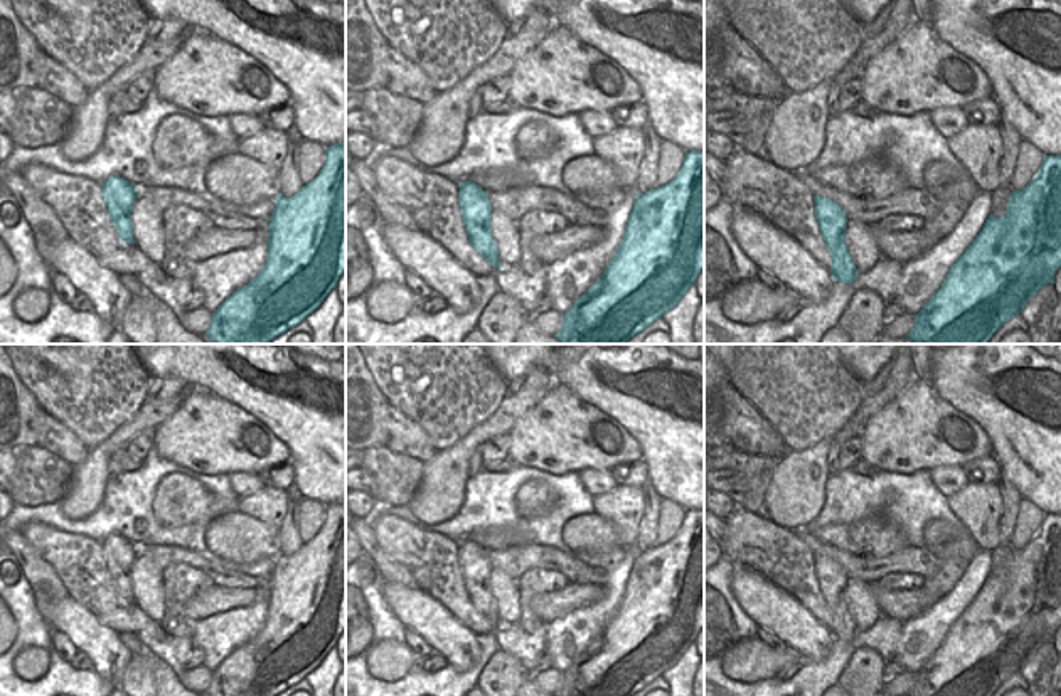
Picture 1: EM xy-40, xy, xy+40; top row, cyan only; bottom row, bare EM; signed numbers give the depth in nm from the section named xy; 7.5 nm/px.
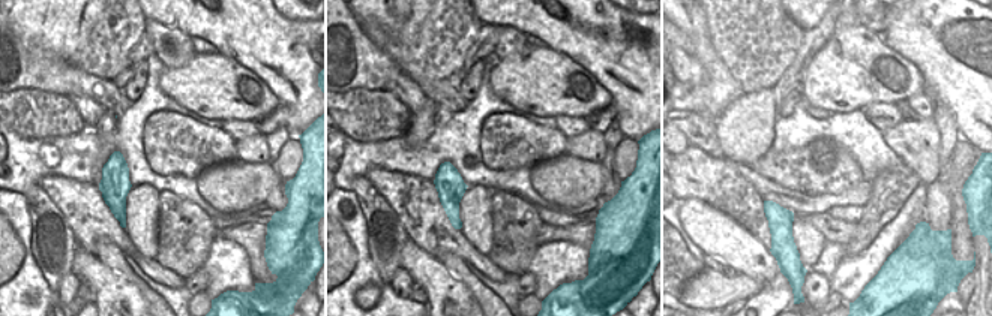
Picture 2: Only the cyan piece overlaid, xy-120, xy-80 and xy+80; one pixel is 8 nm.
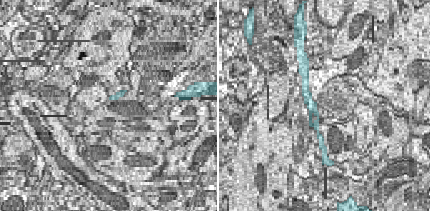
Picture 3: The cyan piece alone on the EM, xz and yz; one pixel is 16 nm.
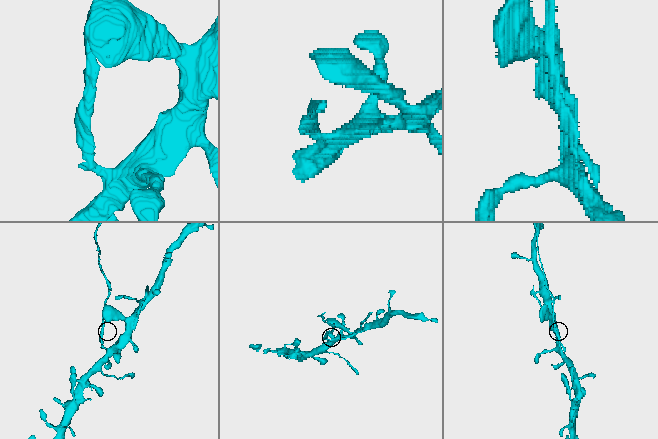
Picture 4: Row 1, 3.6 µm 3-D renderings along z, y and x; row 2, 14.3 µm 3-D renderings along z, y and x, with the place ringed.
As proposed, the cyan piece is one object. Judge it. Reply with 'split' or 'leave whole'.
split

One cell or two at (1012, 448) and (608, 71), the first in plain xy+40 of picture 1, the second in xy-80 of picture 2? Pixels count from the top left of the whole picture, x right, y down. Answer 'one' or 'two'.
one

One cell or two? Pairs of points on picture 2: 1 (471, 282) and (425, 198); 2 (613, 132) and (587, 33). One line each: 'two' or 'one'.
1: two
2: two

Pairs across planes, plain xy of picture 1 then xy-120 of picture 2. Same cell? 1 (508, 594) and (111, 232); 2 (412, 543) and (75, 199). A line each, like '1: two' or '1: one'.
1: two
2: one

